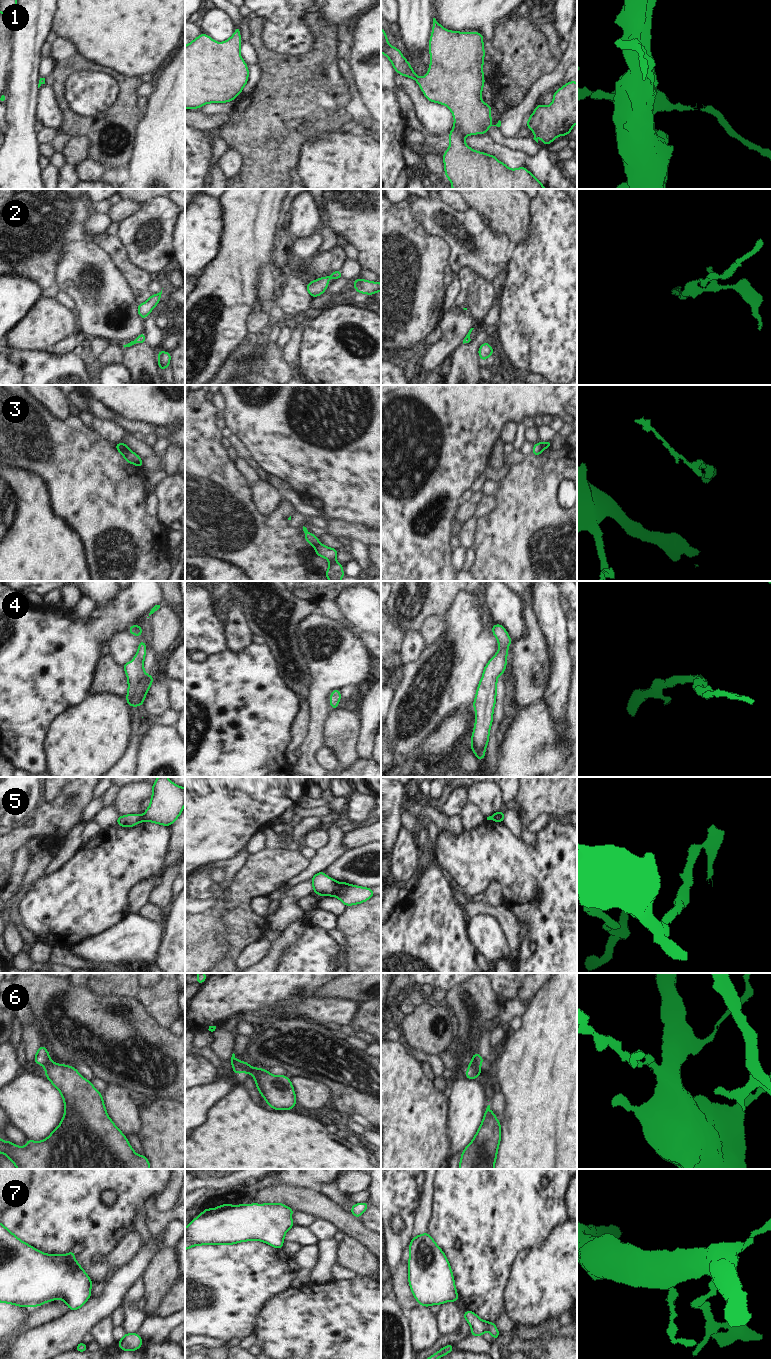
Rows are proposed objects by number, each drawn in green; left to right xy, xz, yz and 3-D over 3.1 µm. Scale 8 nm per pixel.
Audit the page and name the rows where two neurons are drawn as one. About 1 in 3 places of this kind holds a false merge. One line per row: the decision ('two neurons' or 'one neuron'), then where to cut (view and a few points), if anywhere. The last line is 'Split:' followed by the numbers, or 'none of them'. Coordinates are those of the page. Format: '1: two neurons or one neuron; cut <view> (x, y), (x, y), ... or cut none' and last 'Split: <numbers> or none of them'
1: one neuron; cut none
2: one neuron; cut none
3: two neurons; cut yz (539, 443), (543, 449)
4: one neuron; cut none
5: two neurons; cut xz (339, 883), (339, 889), (335, 895)
6: two neurons; cut xz (241, 1062), (250, 1072)
7: one neuron; cut none
Split: 3, 5, 6

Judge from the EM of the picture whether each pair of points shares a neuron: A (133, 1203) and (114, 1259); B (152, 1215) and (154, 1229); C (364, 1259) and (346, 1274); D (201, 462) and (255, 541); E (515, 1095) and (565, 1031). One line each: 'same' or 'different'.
A: different
B: same
C: different
D: same
E: same

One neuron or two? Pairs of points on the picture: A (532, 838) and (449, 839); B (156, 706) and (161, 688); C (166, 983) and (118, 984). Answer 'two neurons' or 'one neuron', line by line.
A: two neurons
B: one neuron
C: one neuron

